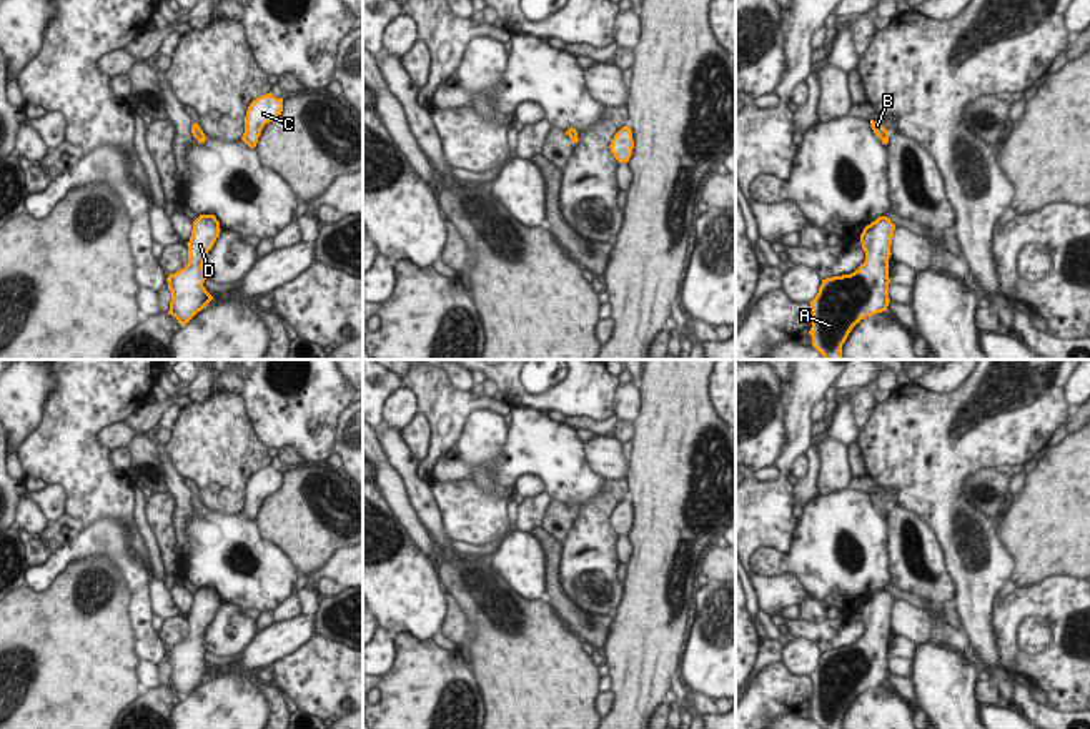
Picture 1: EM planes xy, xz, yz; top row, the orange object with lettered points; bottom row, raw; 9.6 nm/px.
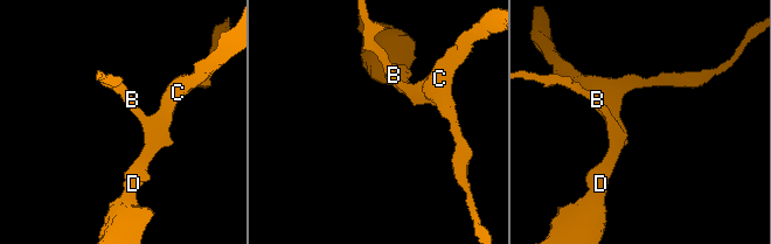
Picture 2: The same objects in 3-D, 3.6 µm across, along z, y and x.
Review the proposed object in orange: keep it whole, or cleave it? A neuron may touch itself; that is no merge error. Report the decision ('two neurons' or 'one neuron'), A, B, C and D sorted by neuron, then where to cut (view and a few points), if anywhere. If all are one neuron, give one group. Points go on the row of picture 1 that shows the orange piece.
one neuron; A B C D; no cut

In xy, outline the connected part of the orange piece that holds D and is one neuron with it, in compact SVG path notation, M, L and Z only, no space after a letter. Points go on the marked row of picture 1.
M200 215L193 221L193 231L186 243L188 263L166 278L171 291L168 315L175 316L181 326L213 300L203 286L206 280L203 263L220 231L220 221L215 215Z

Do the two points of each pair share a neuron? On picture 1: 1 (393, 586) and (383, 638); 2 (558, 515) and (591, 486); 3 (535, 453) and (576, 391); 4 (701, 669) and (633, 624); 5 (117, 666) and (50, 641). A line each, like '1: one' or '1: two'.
1: two
2: two
3: two
4: two
5: one

